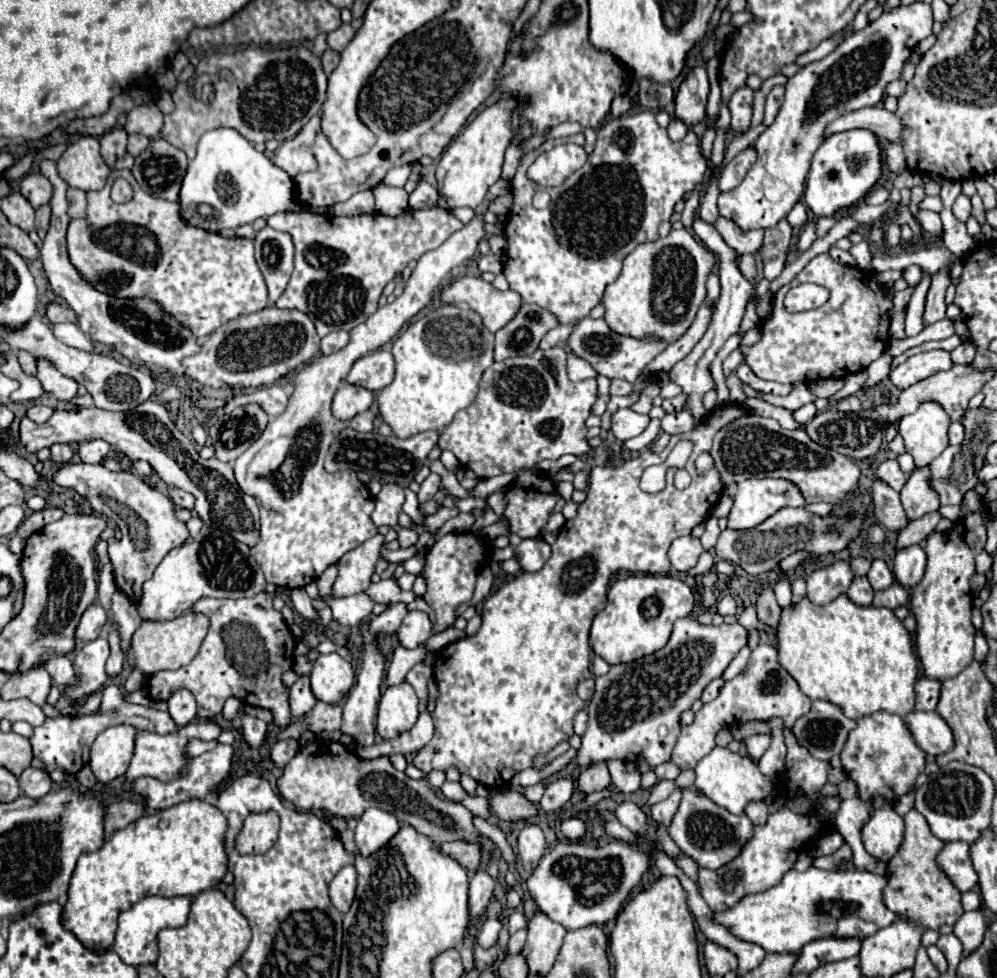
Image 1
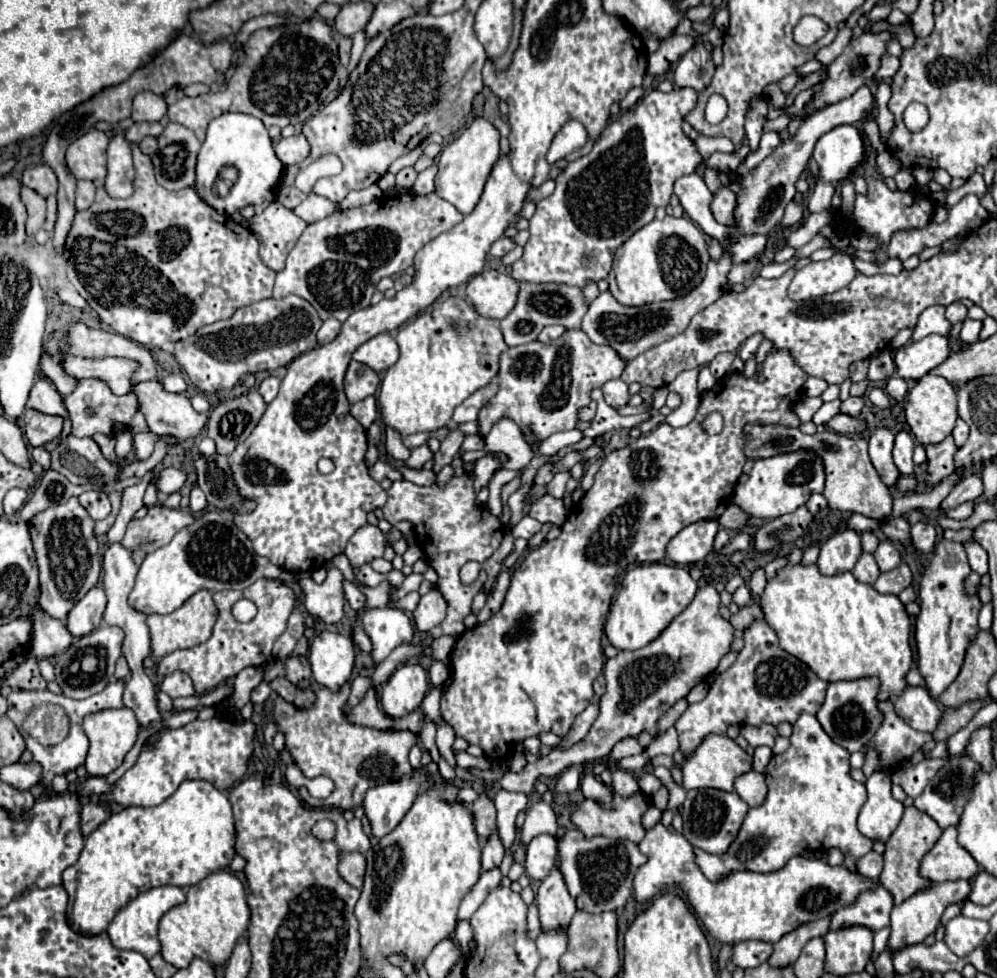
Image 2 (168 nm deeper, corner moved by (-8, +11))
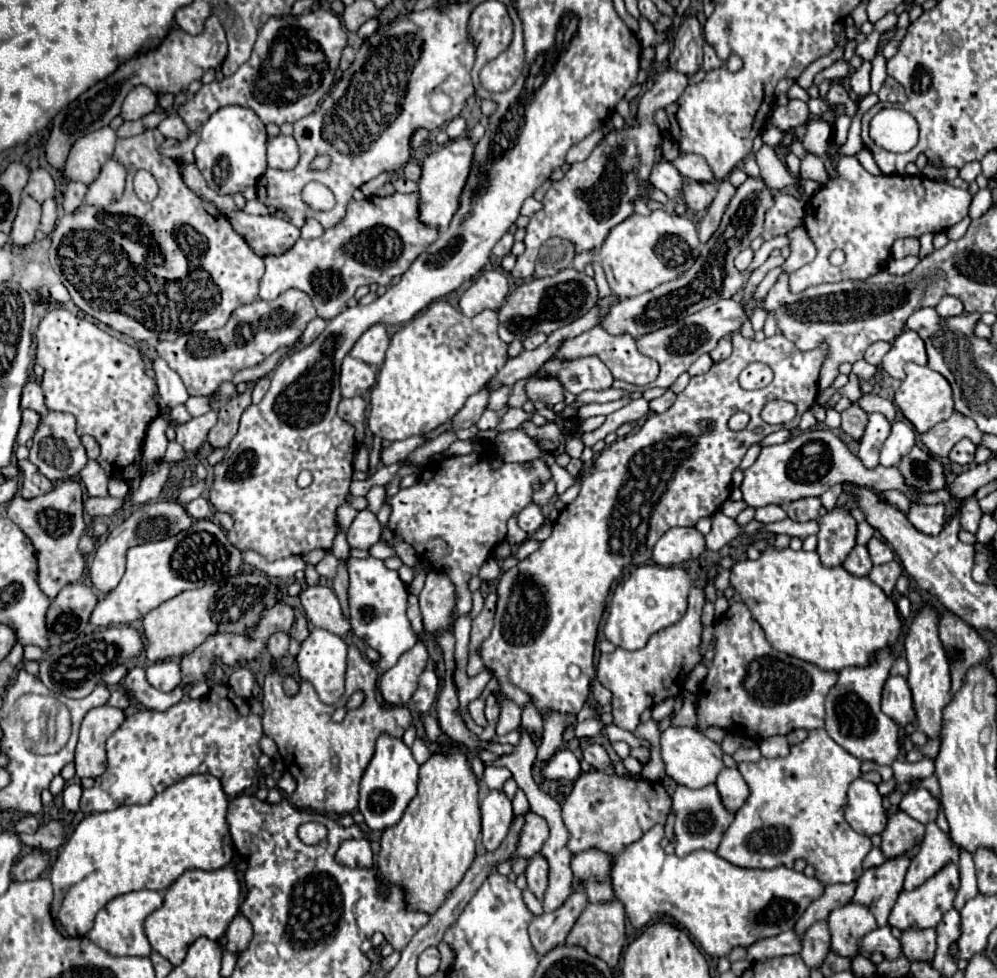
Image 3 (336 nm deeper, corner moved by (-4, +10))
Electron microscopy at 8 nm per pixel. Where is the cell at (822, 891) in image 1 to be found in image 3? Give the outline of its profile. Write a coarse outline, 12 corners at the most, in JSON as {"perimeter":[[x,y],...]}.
{"perimeter":[[666,853],[612,865],[634,927],[668,917],[712,957],[790,931],[826,885],[786,865]]}

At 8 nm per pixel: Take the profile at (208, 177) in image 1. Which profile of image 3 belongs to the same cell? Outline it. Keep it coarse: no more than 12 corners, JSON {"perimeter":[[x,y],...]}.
{"perimeter":[[238,105],[202,125],[196,167],[220,195],[268,169],[266,127]]}

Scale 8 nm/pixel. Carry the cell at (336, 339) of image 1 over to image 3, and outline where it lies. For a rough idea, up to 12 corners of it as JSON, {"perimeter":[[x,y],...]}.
{"perimeter":[[316,317],[308,323],[302,345],[314,339],[326,329],[326,321]]}

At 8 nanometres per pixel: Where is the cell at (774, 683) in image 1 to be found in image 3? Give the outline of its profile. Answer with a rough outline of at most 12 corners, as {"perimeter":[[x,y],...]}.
{"perimeter":[[742,601],[718,619],[698,731],[824,727],[838,673],[776,651]]}

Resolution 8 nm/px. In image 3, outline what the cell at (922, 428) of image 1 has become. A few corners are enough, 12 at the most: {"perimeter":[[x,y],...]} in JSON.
{"perimeter":[[916,363],[894,395],[902,415],[926,433],[954,413],[940,373]]}

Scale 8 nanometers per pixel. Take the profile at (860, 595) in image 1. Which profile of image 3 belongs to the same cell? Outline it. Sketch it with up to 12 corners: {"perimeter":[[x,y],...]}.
{"perimeter":[[856,545],[844,569],[866,577],[872,569],[868,549]]}

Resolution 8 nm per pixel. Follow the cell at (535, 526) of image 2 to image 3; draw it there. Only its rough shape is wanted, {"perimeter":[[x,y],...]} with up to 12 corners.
{"perimeter":[[530,503],[518,515],[518,527],[528,535],[544,523],[542,509]]}

